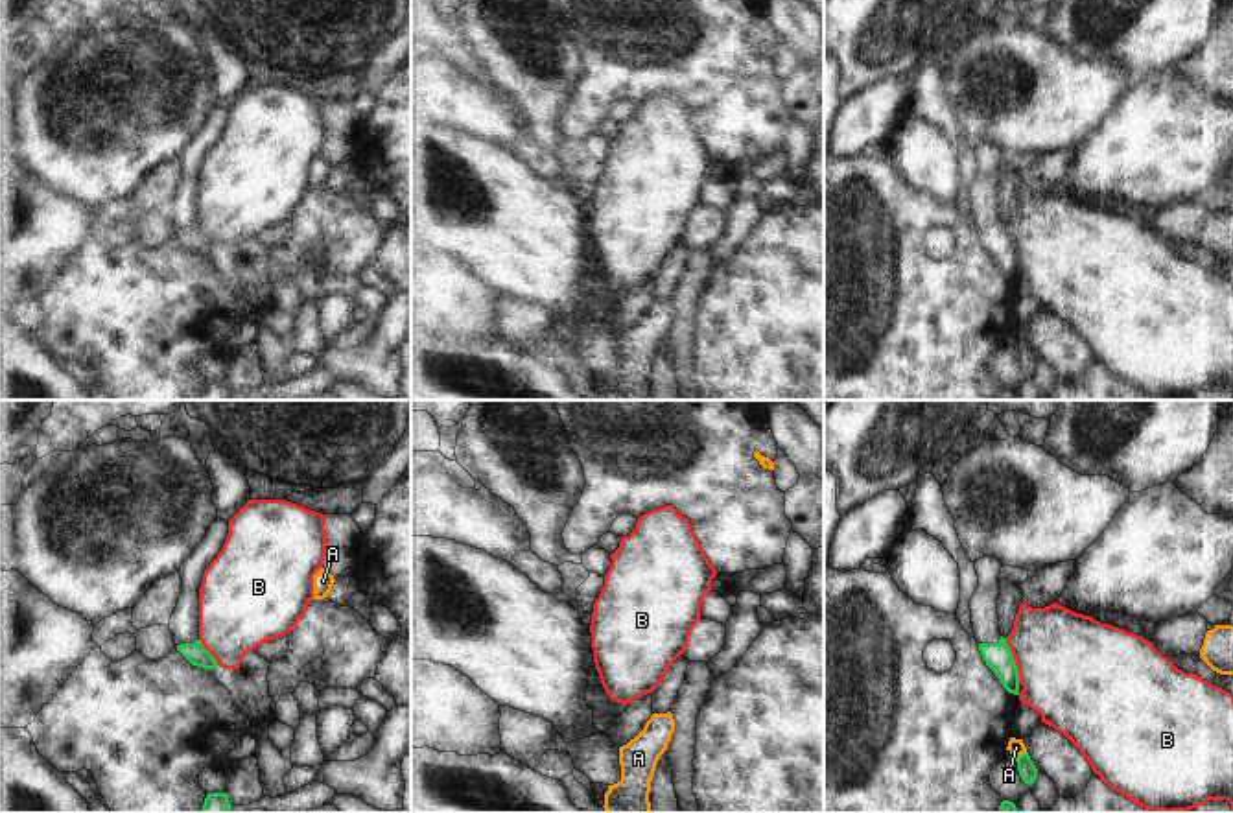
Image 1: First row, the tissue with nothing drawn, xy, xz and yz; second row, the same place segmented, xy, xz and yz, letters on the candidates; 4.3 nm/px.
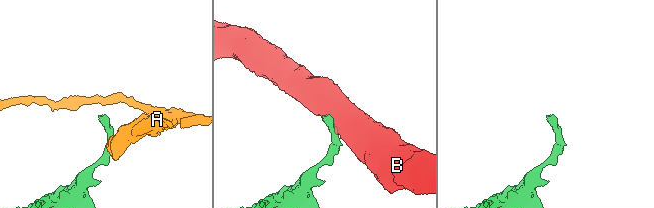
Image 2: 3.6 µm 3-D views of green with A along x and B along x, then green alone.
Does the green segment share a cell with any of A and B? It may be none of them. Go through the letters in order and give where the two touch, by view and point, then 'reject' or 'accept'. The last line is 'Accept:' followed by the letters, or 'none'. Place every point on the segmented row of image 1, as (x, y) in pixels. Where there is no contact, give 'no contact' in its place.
A: contact yz (1021, 754); reject
B: contact yz (1014, 660); reject
Accept: none

